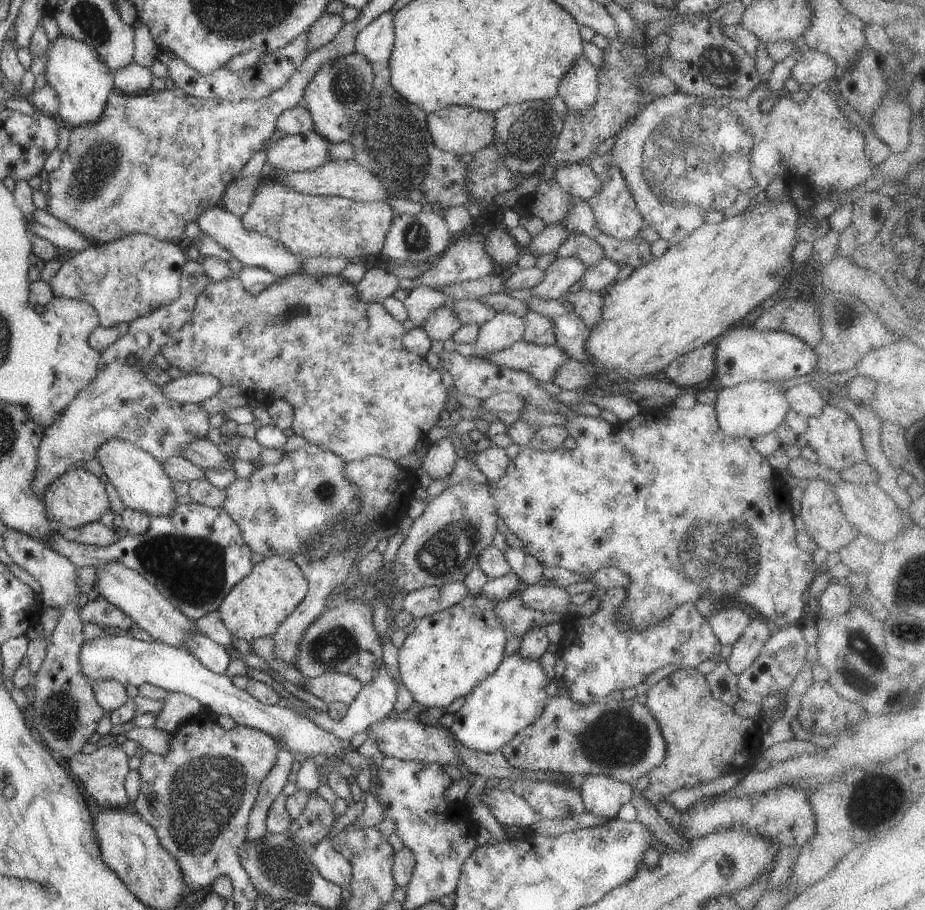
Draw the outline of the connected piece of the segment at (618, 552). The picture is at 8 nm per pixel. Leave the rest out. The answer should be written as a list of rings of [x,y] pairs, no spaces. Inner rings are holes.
[[[698,402],[694,408],[682,409],[671,404],[666,410],[660,410],[660,416],[654,422],[650,422],[649,411],[649,408],[644,408],[640,415],[620,424],[610,436],[594,444],[578,445],[572,450],[560,447],[548,451],[524,446],[516,458],[510,459],[506,472],[492,482],[488,490],[493,493],[498,516],[522,541],[523,551],[535,556],[544,566],[560,566],[581,575],[602,567],[614,567],[624,572],[631,583],[627,587],[628,596],[624,604],[616,612],[616,622],[626,628],[634,628],[634,631],[660,624],[660,620],[668,618],[669,611],[676,610],[678,606],[690,600],[706,618],[714,612],[714,609],[742,605],[765,619],[773,631],[804,622],[807,607],[802,601],[802,594],[808,590],[820,570],[814,564],[812,554],[800,549],[796,543],[797,532],[794,525],[796,515],[792,512],[791,489],[780,472],[773,468],[767,457],[762,456],[754,448],[752,439],[724,434],[717,422],[715,407],[712,405]]]

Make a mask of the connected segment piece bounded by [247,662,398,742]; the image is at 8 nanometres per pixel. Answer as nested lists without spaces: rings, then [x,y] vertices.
[[[383,662],[380,666],[378,666],[378,670],[374,672],[374,678],[372,678],[368,684],[363,684],[362,690],[358,692],[358,696],[352,700],[352,704],[348,705],[346,716],[344,716],[342,720],[332,720],[327,710],[323,711],[319,708],[310,706],[308,702],[298,699],[292,693],[288,692],[281,683],[272,678],[269,673],[257,670],[252,666],[247,666],[247,668],[248,678],[252,678],[272,686],[280,698],[286,698],[290,704],[301,711],[301,713],[303,712],[307,715],[310,720],[315,722],[315,724],[326,730],[326,732],[332,732],[332,736],[336,736],[338,740],[344,740],[344,742],[350,742],[356,734],[366,731],[366,728],[368,728],[368,726],[372,726],[374,722],[378,722],[378,720],[386,718],[388,713],[394,708],[396,698],[398,698],[398,682],[390,676],[390,672],[388,672],[388,668],[386,668],[386,664]]]

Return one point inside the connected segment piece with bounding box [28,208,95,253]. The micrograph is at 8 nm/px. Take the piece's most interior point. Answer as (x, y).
(45, 225)

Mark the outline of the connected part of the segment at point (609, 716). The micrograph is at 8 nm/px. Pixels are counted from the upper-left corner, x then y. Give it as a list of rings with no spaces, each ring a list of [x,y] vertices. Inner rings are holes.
[[[568,694],[548,697],[540,716],[526,728],[516,732],[508,744],[501,750],[508,764],[521,771],[544,771],[554,775],[569,776],[580,780],[588,774],[606,774],[620,782],[634,786],[642,776],[658,768],[666,756],[666,741],[662,731],[649,711],[647,704],[640,704],[636,699],[615,700],[603,695],[590,704],[574,702]]]

